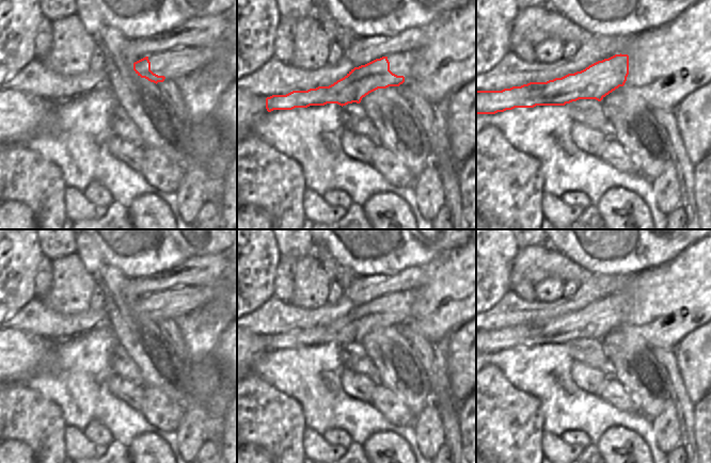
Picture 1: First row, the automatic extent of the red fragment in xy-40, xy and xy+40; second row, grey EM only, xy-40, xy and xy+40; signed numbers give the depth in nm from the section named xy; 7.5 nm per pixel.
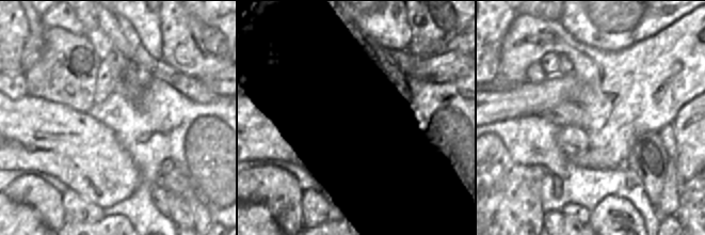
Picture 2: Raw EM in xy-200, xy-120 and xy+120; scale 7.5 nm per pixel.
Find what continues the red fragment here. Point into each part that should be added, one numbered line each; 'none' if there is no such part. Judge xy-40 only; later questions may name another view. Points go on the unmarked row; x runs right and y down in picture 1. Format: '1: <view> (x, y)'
1: xy-40 (173, 304)

